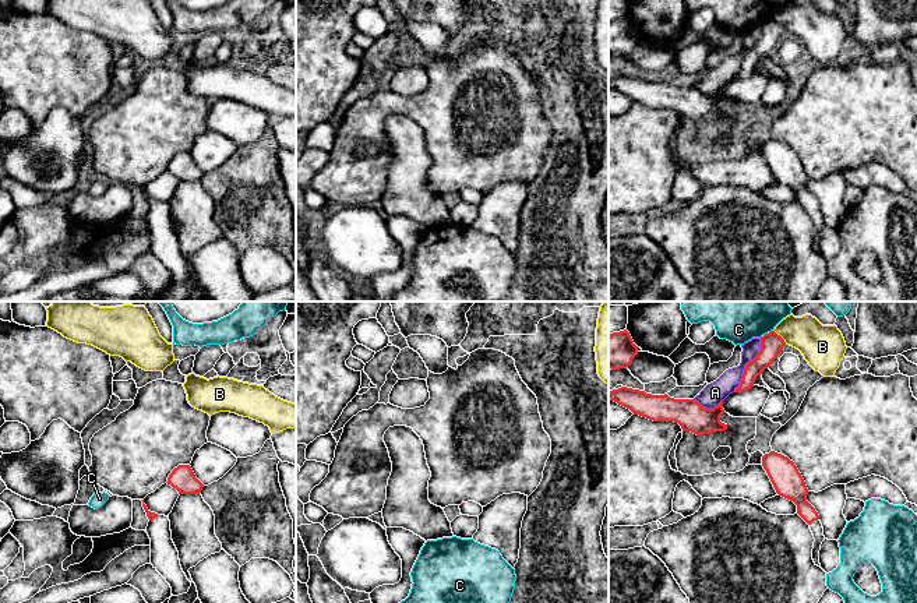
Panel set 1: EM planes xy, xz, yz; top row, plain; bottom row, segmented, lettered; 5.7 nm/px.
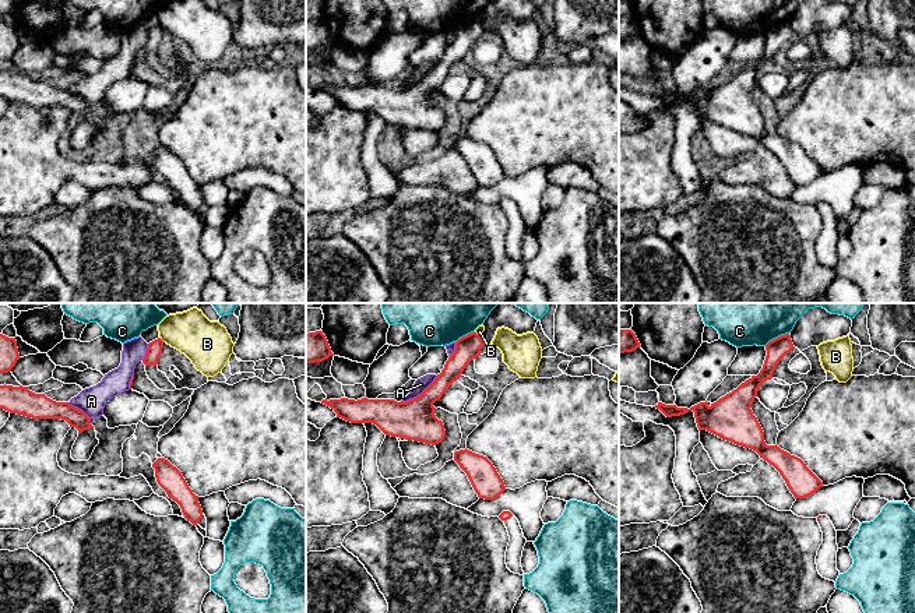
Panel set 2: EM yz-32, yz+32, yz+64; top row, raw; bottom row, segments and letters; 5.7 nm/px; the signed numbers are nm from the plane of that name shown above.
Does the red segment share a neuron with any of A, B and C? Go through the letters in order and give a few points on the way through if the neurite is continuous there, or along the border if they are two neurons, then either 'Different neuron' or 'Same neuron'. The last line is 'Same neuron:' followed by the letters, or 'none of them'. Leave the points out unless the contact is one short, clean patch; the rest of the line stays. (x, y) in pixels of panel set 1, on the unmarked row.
A: Different neuron
B: Different neuron
C: Boundary: yz (772, 17), (769, 20). Different neuron
Same neuron: none of them

